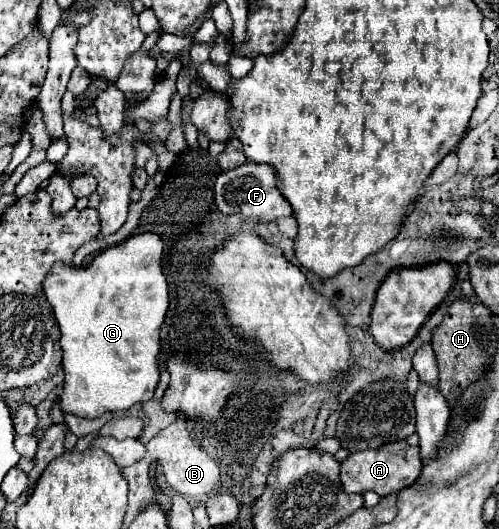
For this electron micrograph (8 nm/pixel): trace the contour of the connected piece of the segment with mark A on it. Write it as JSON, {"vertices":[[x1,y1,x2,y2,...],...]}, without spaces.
{"vertices":[[395,441,395,443,381,445,377,449,365,449,365,451,351,453,345,461,341,461,339,479,341,479,345,493,375,491,379,497,387,497,411,485,419,477,421,467,423,463,421,463,419,447,411,447,405,441]]}

